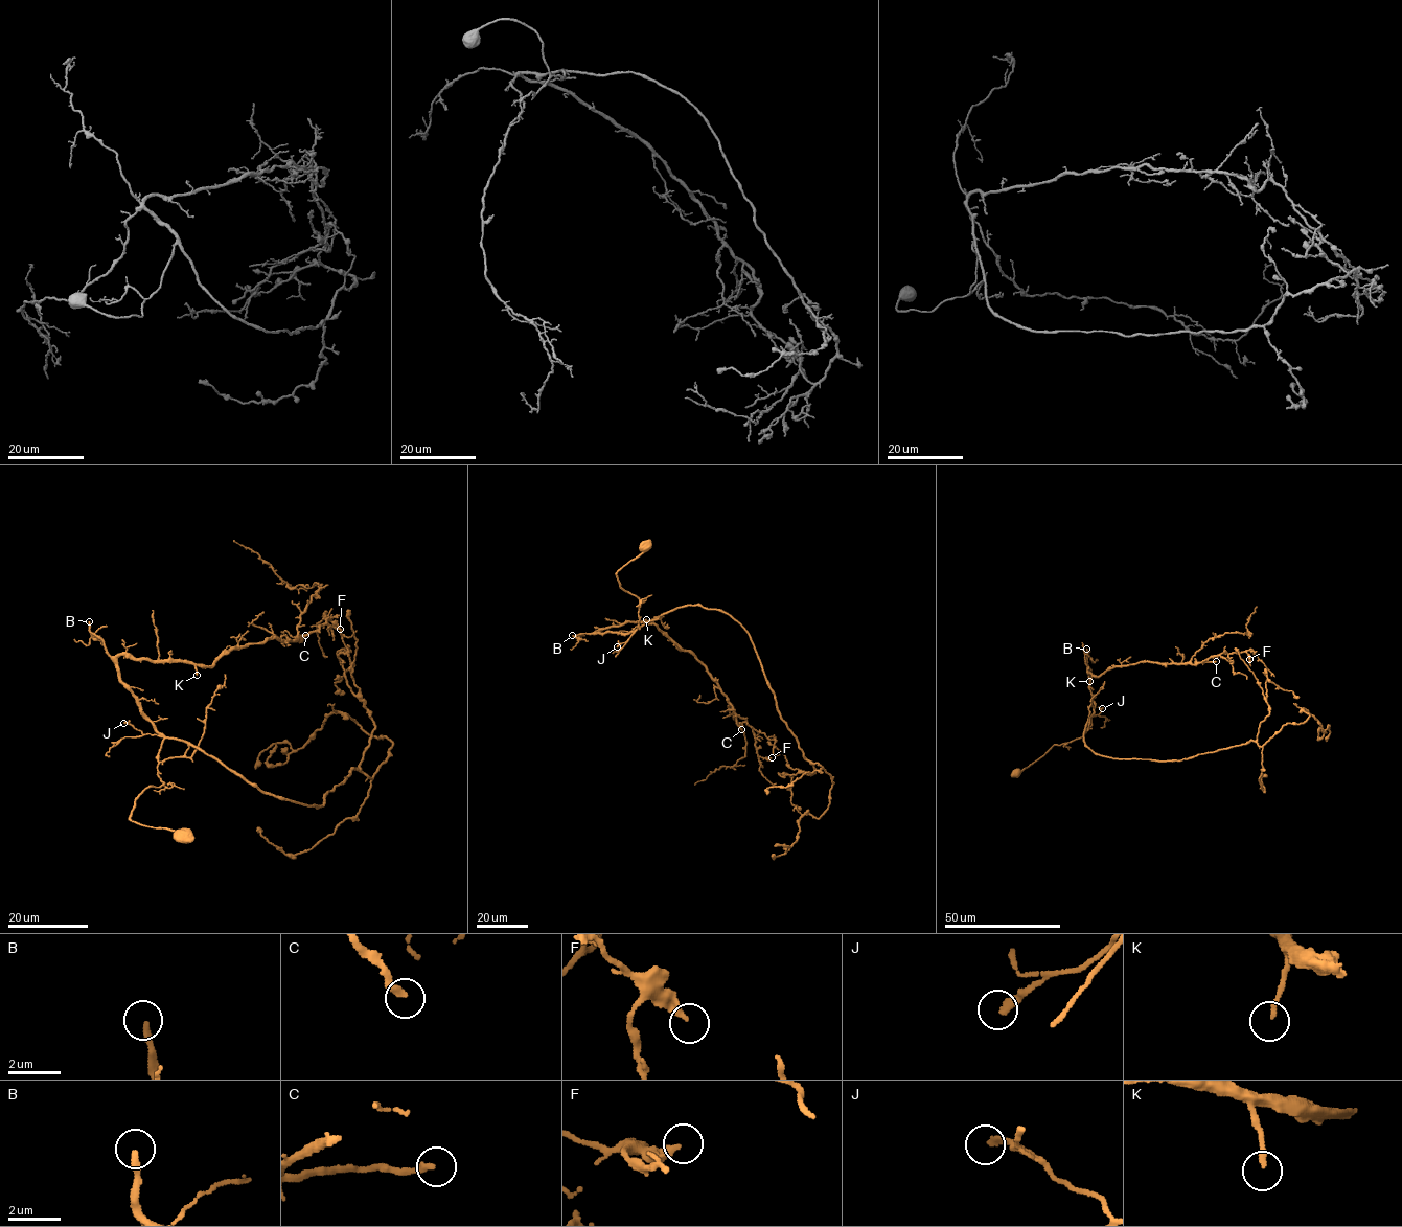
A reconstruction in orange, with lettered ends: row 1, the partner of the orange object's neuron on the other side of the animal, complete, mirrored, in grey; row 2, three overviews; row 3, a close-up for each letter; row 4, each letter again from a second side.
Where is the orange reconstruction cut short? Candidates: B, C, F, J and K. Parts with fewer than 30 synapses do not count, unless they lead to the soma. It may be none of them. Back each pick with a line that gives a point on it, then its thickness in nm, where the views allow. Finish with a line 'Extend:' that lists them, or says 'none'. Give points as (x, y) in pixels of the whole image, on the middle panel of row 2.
B: place (572, 635); calibre 240 nm
C: place (741, 729); calibre 240 nm
Extend: B, C

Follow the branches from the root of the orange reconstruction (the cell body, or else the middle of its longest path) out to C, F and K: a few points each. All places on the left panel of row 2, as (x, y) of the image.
C: (184, 833), (130, 819), (144, 790), (163, 784), (163, 735), (116, 658), (213, 665), (232, 650), (305, 635)
F: (184, 833), (130, 819), (163, 784), (163, 735), (116, 658), (213, 665), (325, 616), (340, 629)
K: (184, 833), (130, 819), (144, 790), (163, 784), (163, 735), (116, 658), (189, 661), (197, 675)

